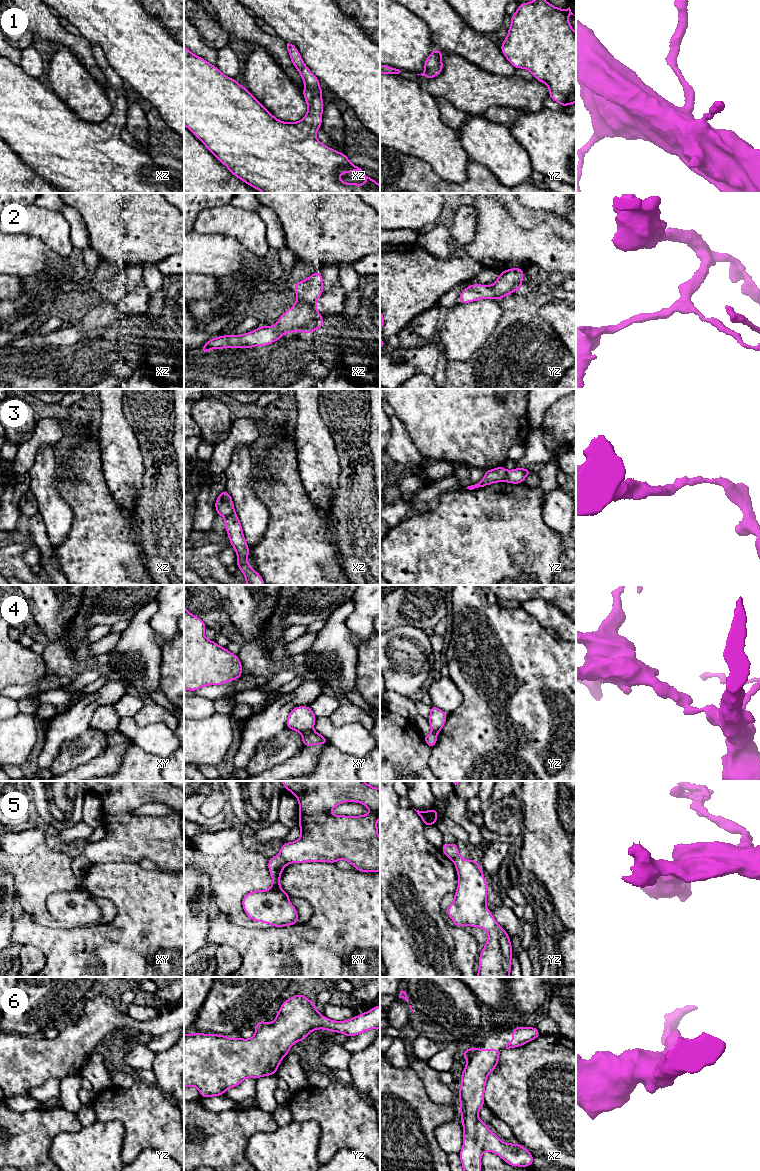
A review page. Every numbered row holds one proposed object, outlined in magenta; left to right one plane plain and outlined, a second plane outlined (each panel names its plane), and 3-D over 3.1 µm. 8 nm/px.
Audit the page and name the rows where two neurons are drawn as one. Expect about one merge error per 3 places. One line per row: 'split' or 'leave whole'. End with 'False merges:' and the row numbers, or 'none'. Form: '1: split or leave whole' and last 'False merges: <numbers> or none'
1: leave whole
2: leave whole
3: split
4: split
5: split
6: leave whole
False merges: 3, 4, 5

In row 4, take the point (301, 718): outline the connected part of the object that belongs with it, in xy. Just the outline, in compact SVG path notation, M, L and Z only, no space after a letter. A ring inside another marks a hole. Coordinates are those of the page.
M297 706L291 710L286 727L303 734L313 730L316 718L309 706Z

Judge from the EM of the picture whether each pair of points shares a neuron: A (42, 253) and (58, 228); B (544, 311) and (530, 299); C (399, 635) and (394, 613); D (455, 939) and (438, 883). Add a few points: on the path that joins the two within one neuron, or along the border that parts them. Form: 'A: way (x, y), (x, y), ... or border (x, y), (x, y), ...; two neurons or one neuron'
A: border (26, 234), (39, 238), (58, 254), (67, 257); two neurons
B: border (551, 299), (539, 308), (538, 314), (553, 327); two neurons
C: border (420, 628), (407, 623), (390, 630); two neurons
D: way (441, 925), (433, 917), (433, 897); one neuron

